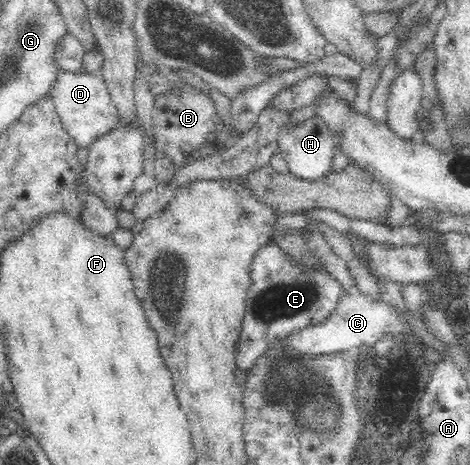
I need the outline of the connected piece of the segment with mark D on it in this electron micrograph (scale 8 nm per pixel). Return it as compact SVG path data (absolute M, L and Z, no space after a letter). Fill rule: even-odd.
M62 71L52 84L49 95L61 117L64 129L80 148L88 149L92 141L96 141L100 136L114 129L119 122L118 110L111 100L110 92L101 74Z

